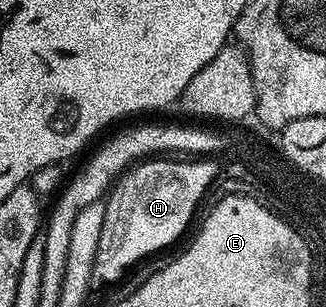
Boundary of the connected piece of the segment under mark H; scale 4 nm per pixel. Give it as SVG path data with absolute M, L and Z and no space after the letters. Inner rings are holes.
M161 160L142 161L128 172L122 173L104 199L103 233L99 235L99 252L95 252L95 268L93 269L94 279L98 283L116 284L125 277L129 267L143 258L148 258L150 254L164 251L172 246L176 237L191 226L193 209L202 205L202 199L219 169L216 161L207 162L211 160L157 161Z

